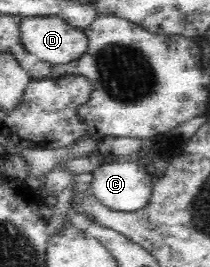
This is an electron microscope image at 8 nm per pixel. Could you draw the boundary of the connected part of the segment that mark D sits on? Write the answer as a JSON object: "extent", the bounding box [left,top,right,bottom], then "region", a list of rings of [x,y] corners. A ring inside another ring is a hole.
{"extent":[19,16,87,65],"region":[[[25,16],[19,20],[19,35],[25,52],[36,55],[42,61],[48,61],[51,65],[67,63],[76,57],[87,47],[87,36],[82,30],[71,27],[63,18]]]}

